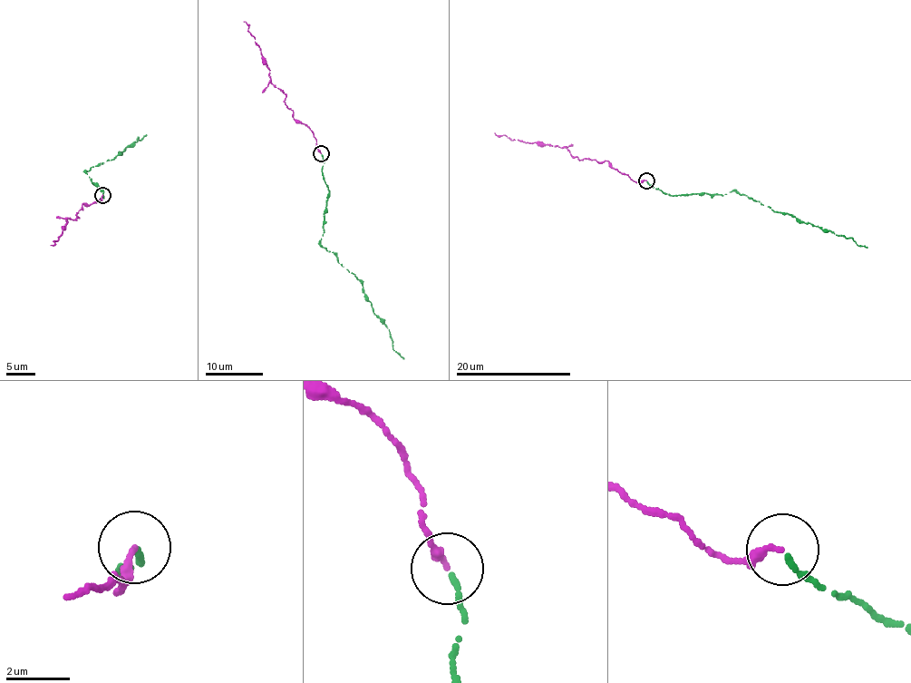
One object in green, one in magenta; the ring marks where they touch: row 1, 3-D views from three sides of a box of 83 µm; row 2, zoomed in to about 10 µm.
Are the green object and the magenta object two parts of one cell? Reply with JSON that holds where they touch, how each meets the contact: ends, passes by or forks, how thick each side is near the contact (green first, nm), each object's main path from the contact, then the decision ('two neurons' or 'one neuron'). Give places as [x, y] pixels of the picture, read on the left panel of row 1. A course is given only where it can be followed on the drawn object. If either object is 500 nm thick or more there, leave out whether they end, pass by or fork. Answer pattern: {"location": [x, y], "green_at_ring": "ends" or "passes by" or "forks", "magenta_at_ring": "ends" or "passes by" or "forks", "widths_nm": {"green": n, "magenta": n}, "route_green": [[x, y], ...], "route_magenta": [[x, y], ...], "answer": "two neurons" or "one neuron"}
{"location": [102, 195], "green_at_ring": "ends", "magenta_at_ring": "ends", "widths_nm": {"green": 190, "magenta": 220}, "route_green": [[103, 195], [100, 200], [101, 189], [84, 171], [146, 134]], "route_magenta": [[102, 195], [100, 204], [82, 204], [83, 209], [76, 213], [79, 219], [66, 218], [62, 234], [51, 246]], "answer": "one neuron"}

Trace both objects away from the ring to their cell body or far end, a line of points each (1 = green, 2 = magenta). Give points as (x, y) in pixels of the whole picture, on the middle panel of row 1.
1: (322, 154), (328, 197), (319, 243), (360, 281), (373, 312), (389, 329), (392, 345), (403, 359)
2: (320, 153), (313, 132), (293, 118), (293, 111), (285, 103), (286, 96), (271, 82), (266, 60), (244, 21)

